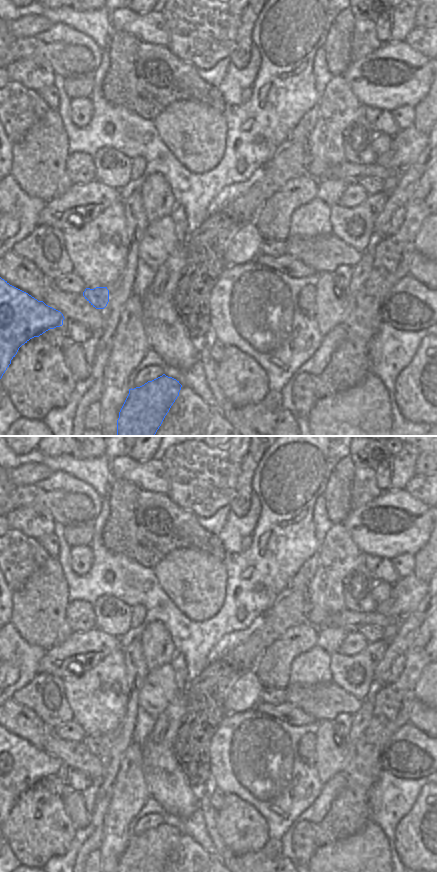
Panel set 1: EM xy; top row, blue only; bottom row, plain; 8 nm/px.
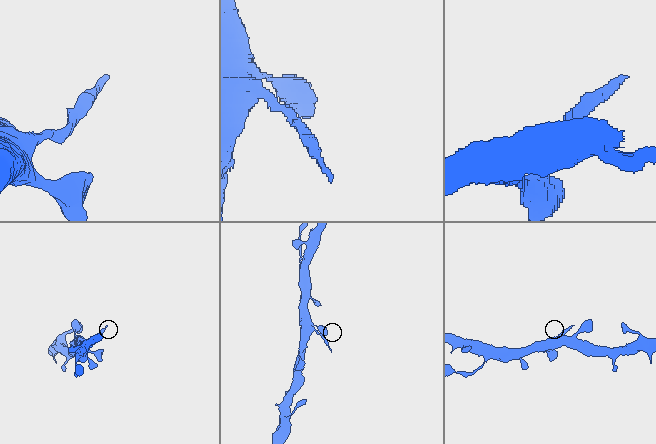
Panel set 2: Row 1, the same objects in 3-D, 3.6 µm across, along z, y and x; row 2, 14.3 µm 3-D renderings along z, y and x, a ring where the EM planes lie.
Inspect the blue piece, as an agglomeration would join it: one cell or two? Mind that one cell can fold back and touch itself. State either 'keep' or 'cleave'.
cleave

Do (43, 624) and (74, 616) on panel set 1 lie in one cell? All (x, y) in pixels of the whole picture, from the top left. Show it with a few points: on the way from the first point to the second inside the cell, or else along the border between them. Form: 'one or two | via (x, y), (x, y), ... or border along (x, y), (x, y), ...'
two | border along (69, 602), (65, 610), (65, 621), (71, 632)

